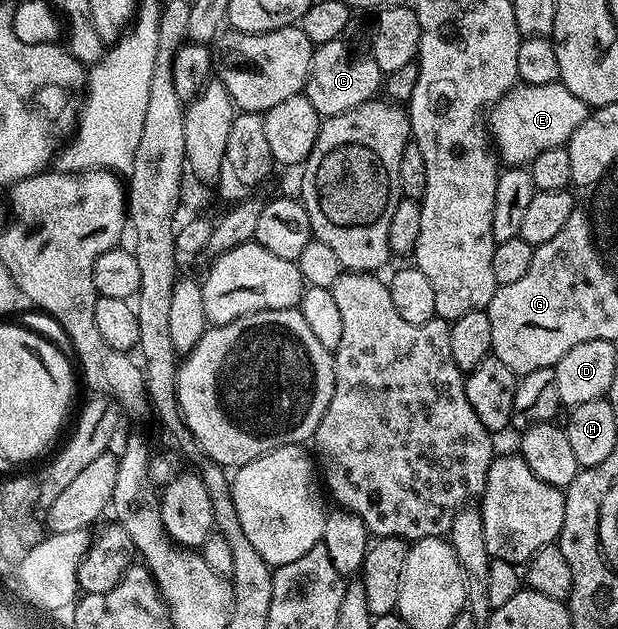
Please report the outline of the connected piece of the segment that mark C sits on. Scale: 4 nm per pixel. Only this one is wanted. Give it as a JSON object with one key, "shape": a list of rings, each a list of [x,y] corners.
{"shape":[[[337,38],[325,42],[314,51],[314,59],[310,65],[310,81],[306,83],[304,93],[322,116],[343,114],[362,106],[375,97],[374,92],[381,86],[384,78],[384,71],[374,57],[357,58],[344,43],[342,38]]]}

